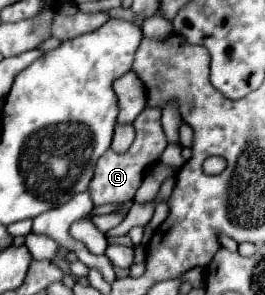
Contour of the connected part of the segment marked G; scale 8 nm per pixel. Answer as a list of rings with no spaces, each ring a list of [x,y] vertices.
[[[145,107],[137,117],[137,137],[133,145],[125,153],[115,153],[113,149],[107,149],[95,167],[95,175],[89,183],[89,193],[93,203],[123,203],[135,197],[135,191],[139,189],[145,171],[159,161],[163,149],[167,147],[167,139],[161,127],[161,109],[159,107]]]

